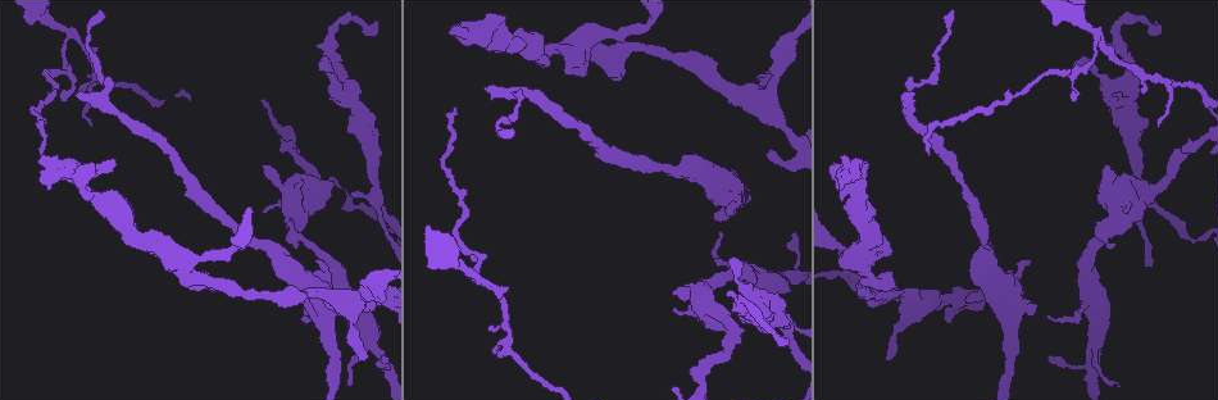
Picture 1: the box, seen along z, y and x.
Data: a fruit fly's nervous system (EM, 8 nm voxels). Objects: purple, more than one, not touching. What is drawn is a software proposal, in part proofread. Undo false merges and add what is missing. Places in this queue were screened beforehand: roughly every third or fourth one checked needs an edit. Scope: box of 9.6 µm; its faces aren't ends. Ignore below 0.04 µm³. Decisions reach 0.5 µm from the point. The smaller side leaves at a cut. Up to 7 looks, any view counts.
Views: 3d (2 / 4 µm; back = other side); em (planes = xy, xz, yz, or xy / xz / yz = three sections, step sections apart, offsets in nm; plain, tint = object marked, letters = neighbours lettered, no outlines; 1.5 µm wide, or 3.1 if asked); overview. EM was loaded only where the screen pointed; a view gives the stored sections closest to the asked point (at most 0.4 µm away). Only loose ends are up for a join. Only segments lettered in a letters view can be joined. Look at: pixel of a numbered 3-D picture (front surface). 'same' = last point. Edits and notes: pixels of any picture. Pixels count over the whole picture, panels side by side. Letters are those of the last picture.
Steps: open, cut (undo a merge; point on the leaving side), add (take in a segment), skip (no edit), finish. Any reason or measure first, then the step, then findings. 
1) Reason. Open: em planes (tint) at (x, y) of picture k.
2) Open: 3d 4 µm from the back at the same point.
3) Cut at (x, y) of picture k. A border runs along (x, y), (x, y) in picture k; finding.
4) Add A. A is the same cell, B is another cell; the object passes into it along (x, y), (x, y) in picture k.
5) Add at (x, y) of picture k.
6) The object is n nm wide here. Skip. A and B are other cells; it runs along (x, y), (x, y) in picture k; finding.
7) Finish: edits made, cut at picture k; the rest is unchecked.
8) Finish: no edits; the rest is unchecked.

An open end. Open: 3d 2 µm at (906, 93) of picture 1.

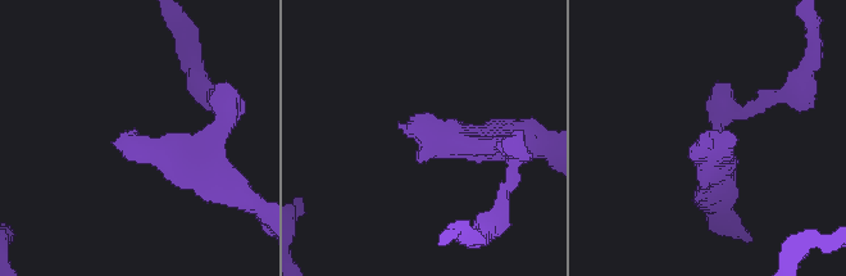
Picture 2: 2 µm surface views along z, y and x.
Open: em planes (letters) at (701, 143) of picture 2.

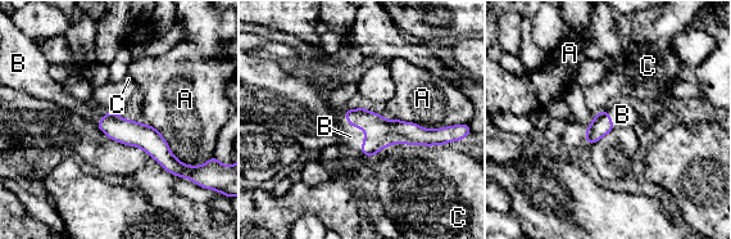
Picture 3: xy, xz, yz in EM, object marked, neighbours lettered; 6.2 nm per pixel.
The object is 130 nm wide here. Add B. B is the same cell, A and C are other cells; the object passes into it along (380, 132), (361, 127), (350, 136) in picture 3; the neuron continues.

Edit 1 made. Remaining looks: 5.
Redraw. Open: overview.

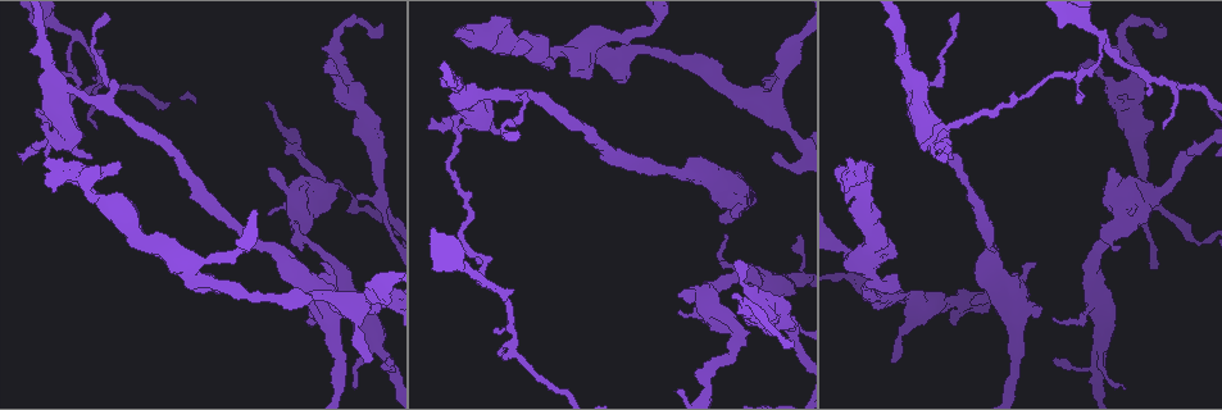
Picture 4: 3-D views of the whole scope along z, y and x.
Closes a loop. Open: em yz step 4 (letters) at (1139, 181) of picture 4.

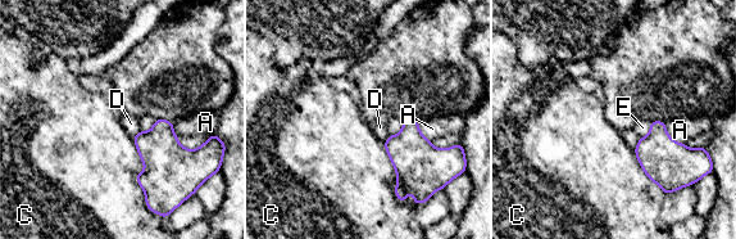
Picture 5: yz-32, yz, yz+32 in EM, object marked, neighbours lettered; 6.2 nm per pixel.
Open: em planes (letters) at the same point.

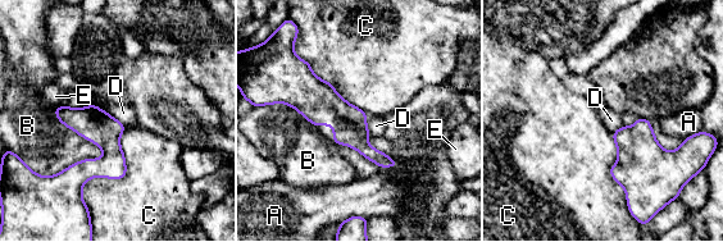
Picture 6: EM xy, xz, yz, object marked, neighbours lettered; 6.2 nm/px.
Skip. A, B, C, D and E are other cells; all the same neuron.

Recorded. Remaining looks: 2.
Open: em planes (tint) at (1014, 350) of picture 4.

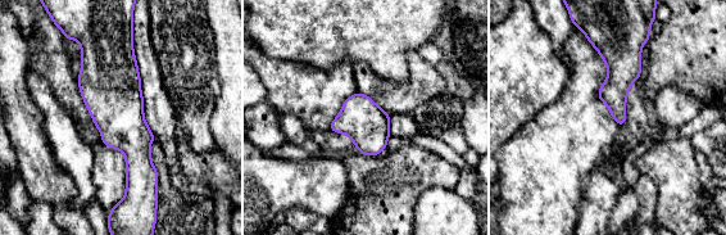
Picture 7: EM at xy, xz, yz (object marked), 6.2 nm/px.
Open: em planes (letters) at the same point.

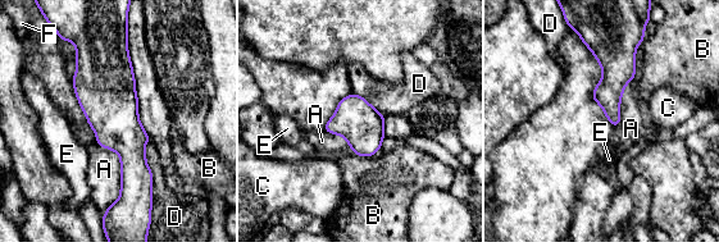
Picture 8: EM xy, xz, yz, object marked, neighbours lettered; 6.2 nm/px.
Skip. A, B, C, D, E and F are other cells; a border runs along (96, 144), (119, 158), (105, 209) in picture 8; continuous, no second neuron.

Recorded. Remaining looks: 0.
Finish: edits made, add at picture 3; the rest is unchecked.

